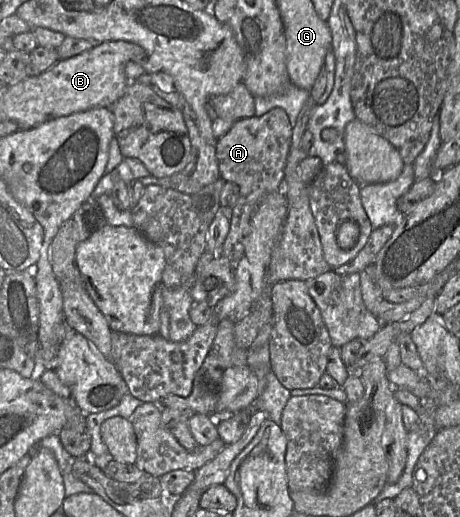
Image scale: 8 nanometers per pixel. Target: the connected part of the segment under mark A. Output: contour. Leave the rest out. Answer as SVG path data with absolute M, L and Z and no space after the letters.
M273 108L262 116L236 120L227 134L215 142L220 178L239 186L239 198L232 208L230 231L223 244L221 255L236 269L244 257L243 239L259 202L266 195L283 190L284 170L292 139L292 128L286 112Z

